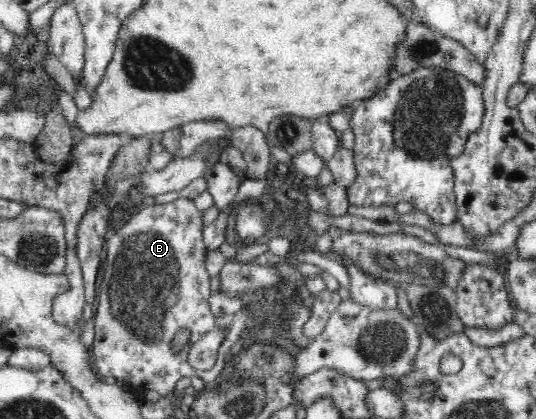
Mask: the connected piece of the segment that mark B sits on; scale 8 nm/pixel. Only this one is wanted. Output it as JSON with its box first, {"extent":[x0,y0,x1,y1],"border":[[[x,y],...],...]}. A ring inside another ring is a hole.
{"extent":[92,197,262,395],"border":[[[180,197],[160,205],[147,204],[108,239],[104,281],[100,283],[100,305],[94,317],[96,335],[92,346],[93,362],[105,377],[124,380],[132,390],[150,389],[159,395],[168,395],[172,393],[180,377],[198,376],[204,380],[205,389],[212,391],[221,382],[222,369],[226,369],[225,359],[230,357],[236,337],[244,338],[247,334],[252,336],[253,330],[256,330],[257,324],[262,321],[261,317],[243,318],[241,313],[218,321],[210,315],[208,298],[213,290],[205,270],[207,250],[202,242],[201,216],[202,212],[195,209],[190,198]],[[182,327],[193,331],[193,336],[184,349],[175,354],[169,344]],[[213,332],[222,332],[223,336],[212,369],[202,371],[192,368],[187,360],[191,348],[195,342],[201,341]]]}

